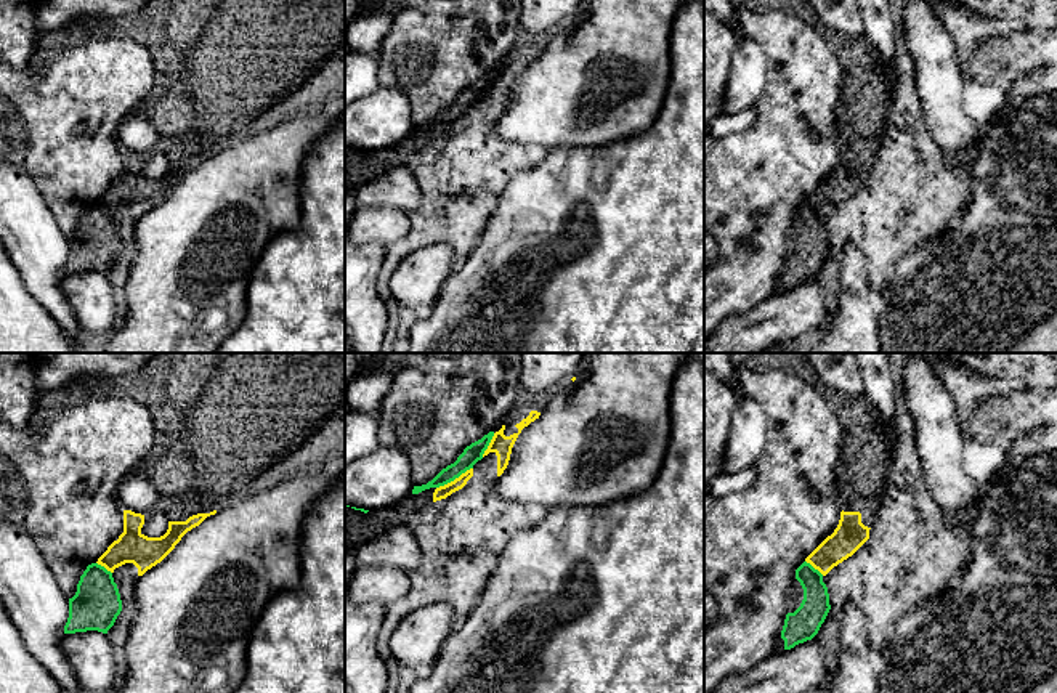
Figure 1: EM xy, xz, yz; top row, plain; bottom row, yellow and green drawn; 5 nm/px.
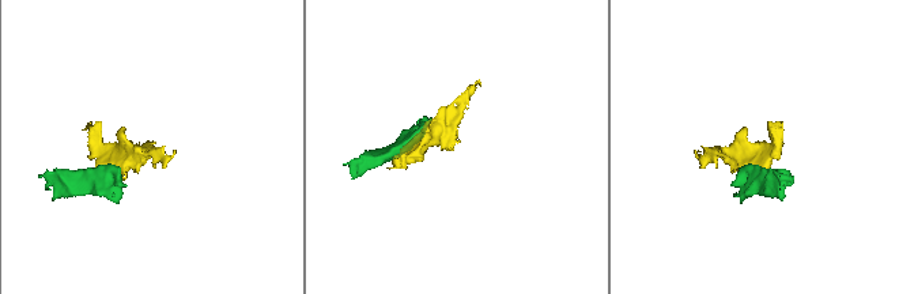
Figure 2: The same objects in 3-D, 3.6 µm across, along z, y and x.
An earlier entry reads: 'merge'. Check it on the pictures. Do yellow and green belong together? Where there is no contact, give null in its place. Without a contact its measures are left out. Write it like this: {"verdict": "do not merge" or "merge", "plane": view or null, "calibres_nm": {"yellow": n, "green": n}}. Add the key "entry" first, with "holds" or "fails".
{"entry": "fails", "verdict": "do not merge", "plane": "xz", "calibres_nm": {"yellow": 70, "green": 90}}

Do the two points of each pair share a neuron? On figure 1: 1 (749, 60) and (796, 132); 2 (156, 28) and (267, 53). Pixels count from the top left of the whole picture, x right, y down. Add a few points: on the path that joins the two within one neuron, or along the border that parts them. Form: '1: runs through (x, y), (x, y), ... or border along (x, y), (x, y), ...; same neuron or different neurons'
1: border along (761, 47), (767, 63), (767, 82), (751, 105); different neurons
2: runs through (183, 28), (239, 29); same neuron

